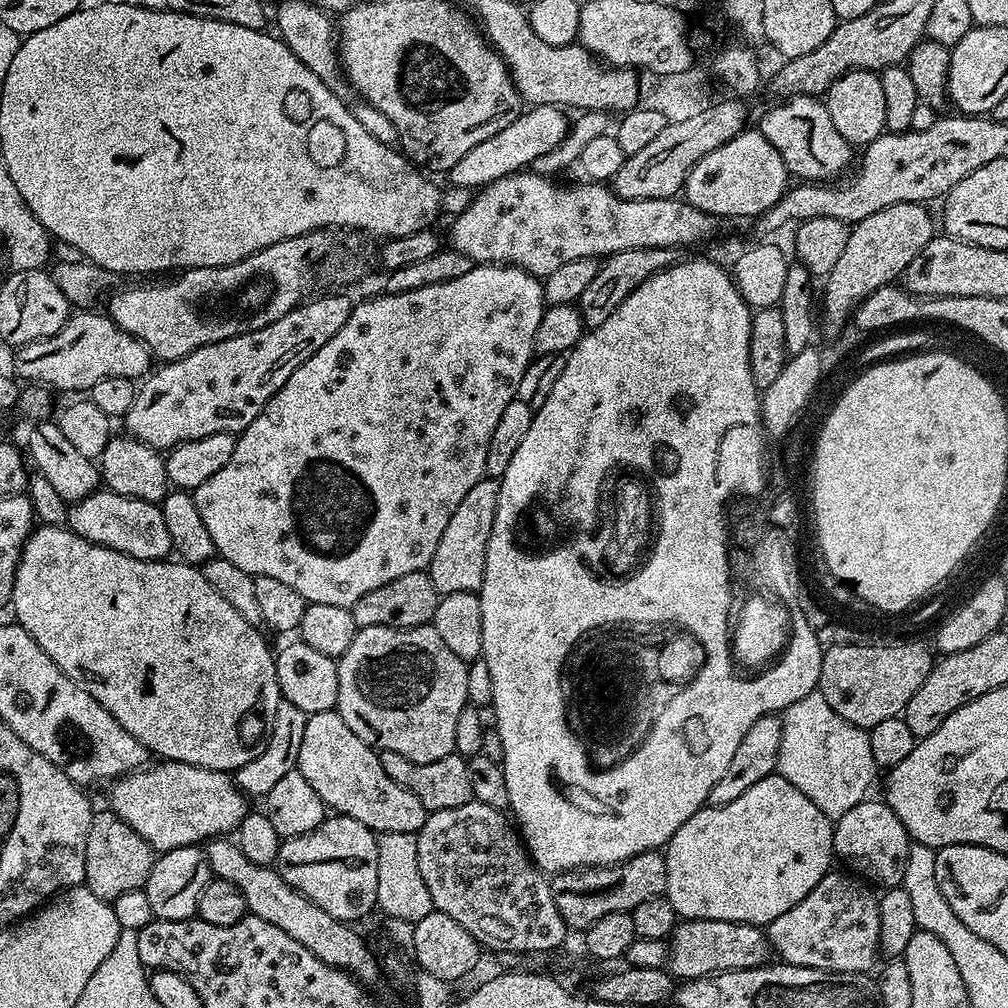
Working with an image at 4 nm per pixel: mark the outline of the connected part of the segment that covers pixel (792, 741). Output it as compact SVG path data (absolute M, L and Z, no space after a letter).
M819 690L808 693L806 698L792 701L790 707L786 708L782 714L781 724L783 734L776 763L777 773L786 778L792 786L802 790L802 794L814 802L829 820L838 821L867 797L866 792L878 775L867 729L856 727L835 714Z

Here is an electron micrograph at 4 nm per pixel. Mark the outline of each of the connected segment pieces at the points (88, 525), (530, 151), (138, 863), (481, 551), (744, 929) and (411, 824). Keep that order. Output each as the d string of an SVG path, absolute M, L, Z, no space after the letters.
M97 490L69 507L66 524L74 534L98 546L118 550L139 560L162 560L173 555L170 530L166 527L166 518L159 503L152 504L107 490Z
M537 104L521 111L520 116L514 118L514 122L510 122L510 126L506 126L506 130L498 130L498 134L486 138L486 142L478 142L478 146L474 146L474 150L467 152L463 158L458 158L458 162L454 162L454 166L448 169L447 179L452 179L449 181L457 188L479 190L498 178L506 178L512 172L527 169L534 162L534 158L540 158L542 154L546 154L546 150L554 150L554 146L558 146L558 142L562 142L562 138L568 133L570 127L569 117L564 116L567 116L565 109L554 104Z
M110 810L93 811L90 822L90 834L86 834L86 874L84 884L98 898L109 902L118 899L121 894L126 894L130 890L143 888L145 882L150 878L150 870L154 866L157 853L118 814Z
M499 479L479 480L466 494L466 498L462 498L458 510L454 510L454 515L450 517L446 531L438 542L438 550L434 550L434 558L426 569L437 592L445 596L455 592L479 593L486 570L486 542L490 542L494 510L498 510L499 489Z
M681 919L667 945L666 970L680 982L730 970L761 968L770 956L768 937L763 927L729 920Z
M319 712L309 716L306 734L302 734L302 750L298 750L296 768L314 786L318 798L322 798L325 809L333 813L349 816L362 826L377 834L386 832L417 833L430 813L410 794L402 790L398 782L393 782L382 770L380 752L371 748L340 716L340 713Z

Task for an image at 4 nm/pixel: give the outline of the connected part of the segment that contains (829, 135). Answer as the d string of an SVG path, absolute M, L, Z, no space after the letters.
M789 96L783 102L776 102L761 118L758 130L778 150L789 173L800 182L835 181L849 171L854 160L853 145L838 134L827 103L815 96Z

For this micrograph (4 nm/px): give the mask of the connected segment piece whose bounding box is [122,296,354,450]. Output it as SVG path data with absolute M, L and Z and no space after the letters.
M348 296L311 300L297 304L282 314L278 322L262 326L262 330L207 344L180 360L161 363L139 385L134 406L122 417L122 424L128 427L127 435L157 450L171 450L177 444L210 434L243 432L286 378L346 326L346 318L350 318L354 307L354 300Z

